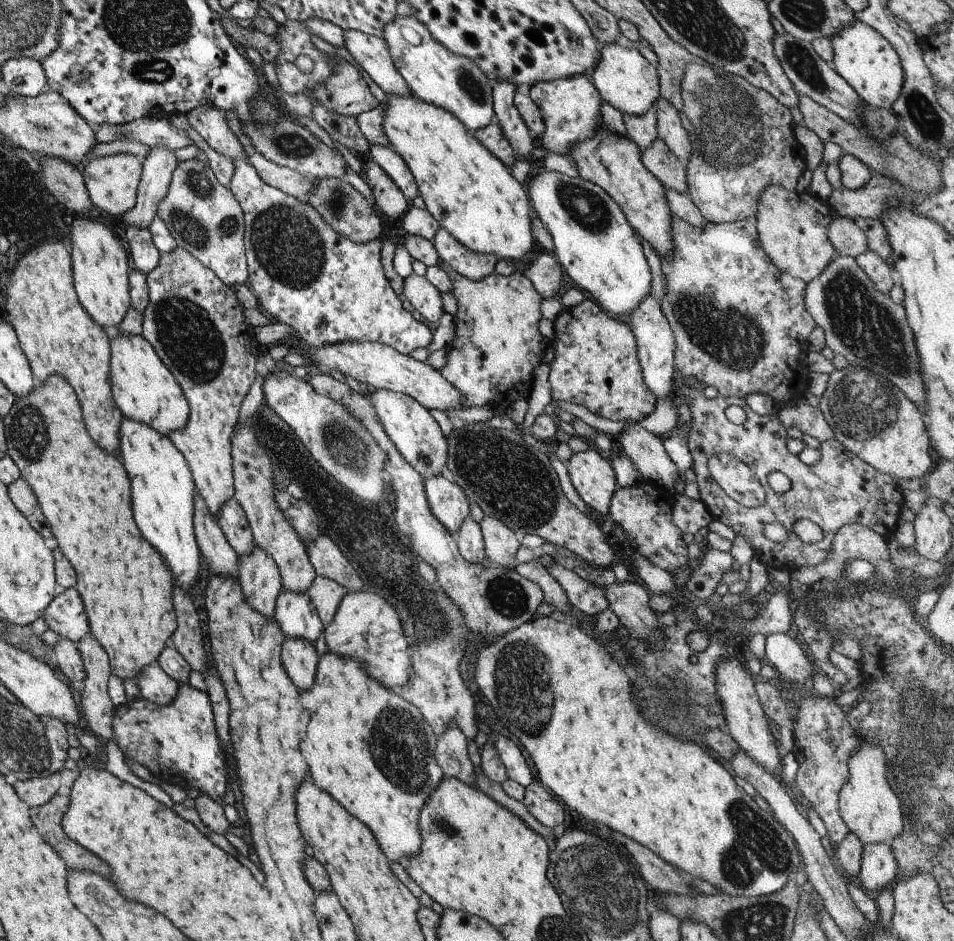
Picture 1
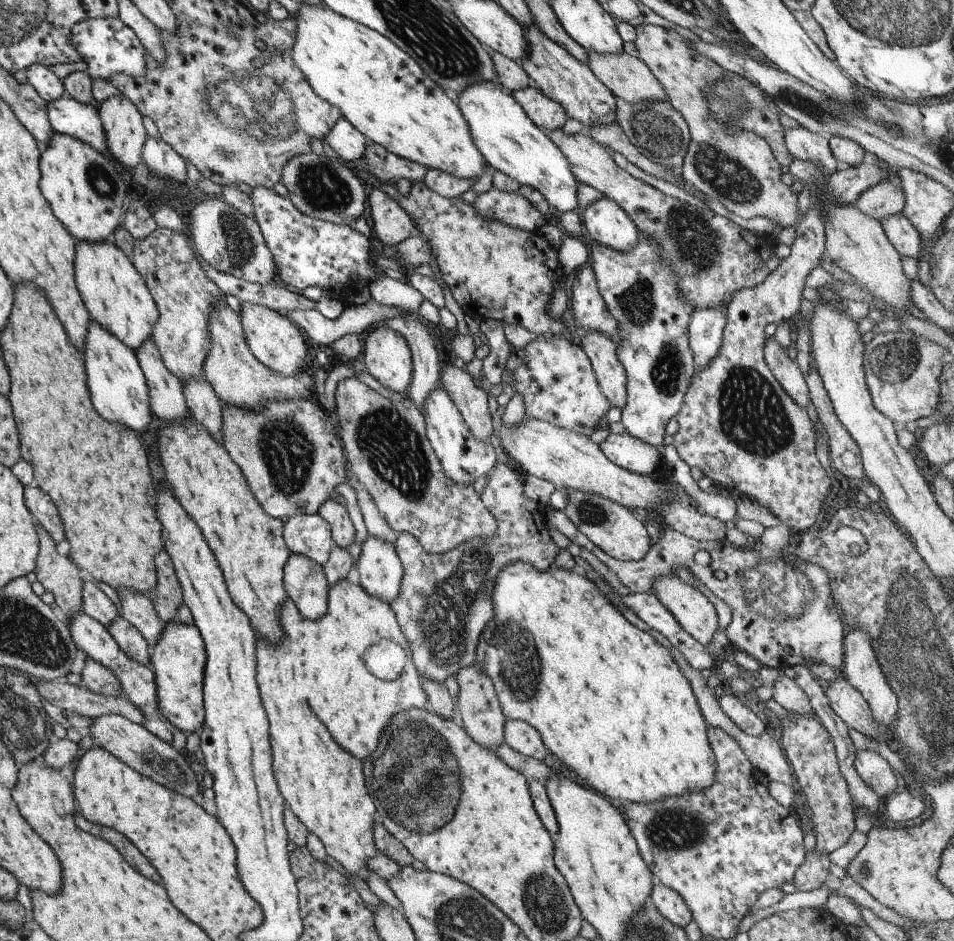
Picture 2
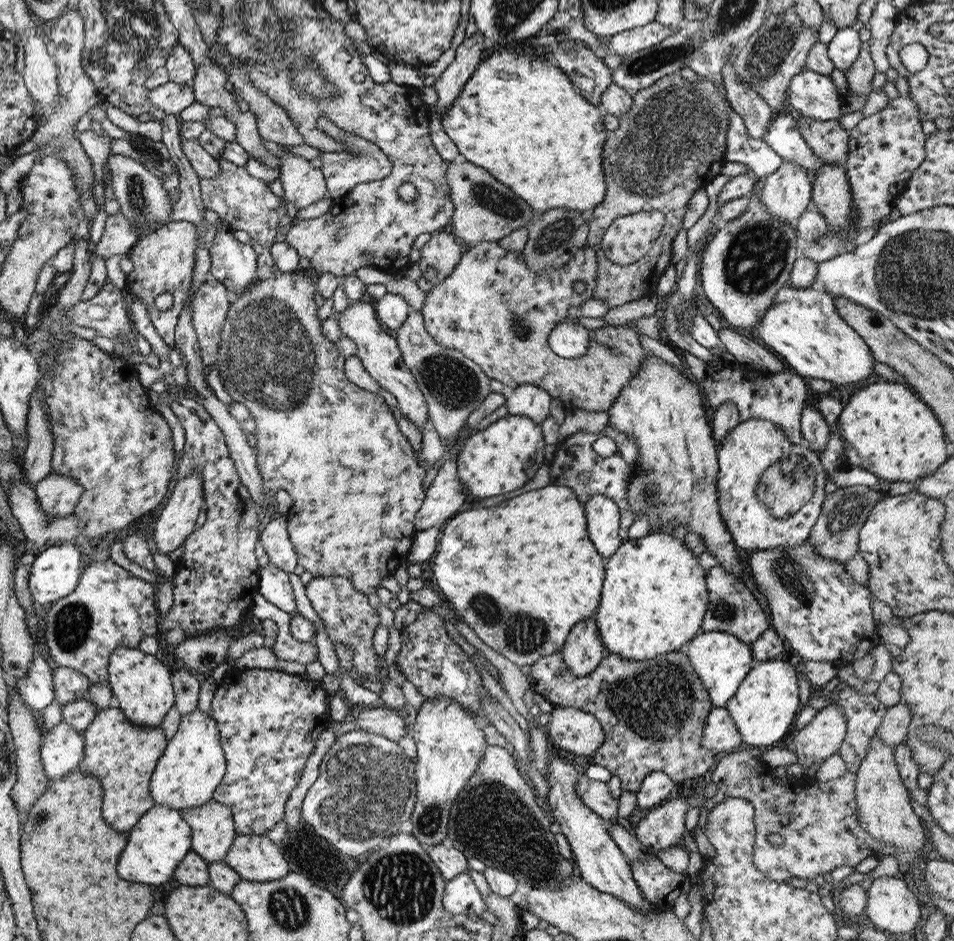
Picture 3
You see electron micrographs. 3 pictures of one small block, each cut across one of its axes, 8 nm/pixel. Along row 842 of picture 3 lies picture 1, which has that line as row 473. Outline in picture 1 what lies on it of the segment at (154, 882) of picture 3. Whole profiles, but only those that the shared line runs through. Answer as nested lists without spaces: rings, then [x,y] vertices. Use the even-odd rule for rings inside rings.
[[[123,416],[118,426],[117,456],[129,476],[131,510],[141,536],[157,548],[171,574],[175,574],[176,585],[189,593],[199,568],[200,550],[192,525],[195,487],[186,460],[168,437]]]

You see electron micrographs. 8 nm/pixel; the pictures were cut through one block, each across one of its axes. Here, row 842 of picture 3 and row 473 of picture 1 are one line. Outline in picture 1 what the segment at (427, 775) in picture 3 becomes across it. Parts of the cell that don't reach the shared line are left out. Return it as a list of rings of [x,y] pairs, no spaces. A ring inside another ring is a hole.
[[[375,389],[366,396],[382,424],[382,429],[388,434],[389,440],[423,479],[439,475],[440,472],[444,473],[448,451],[446,436],[426,408],[410,396],[389,389]]]

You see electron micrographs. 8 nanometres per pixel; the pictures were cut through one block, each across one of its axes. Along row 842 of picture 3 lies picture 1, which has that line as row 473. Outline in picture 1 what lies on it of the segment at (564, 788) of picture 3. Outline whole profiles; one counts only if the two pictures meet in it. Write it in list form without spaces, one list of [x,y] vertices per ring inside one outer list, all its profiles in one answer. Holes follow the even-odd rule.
[[[592,445],[587,450],[573,453],[568,461],[569,464],[567,464],[566,470],[573,488],[579,494],[579,498],[581,498],[588,508],[599,512],[601,516],[608,514],[608,504],[617,487],[615,482],[616,476],[613,472],[613,467],[610,465],[610,461],[602,458]]]

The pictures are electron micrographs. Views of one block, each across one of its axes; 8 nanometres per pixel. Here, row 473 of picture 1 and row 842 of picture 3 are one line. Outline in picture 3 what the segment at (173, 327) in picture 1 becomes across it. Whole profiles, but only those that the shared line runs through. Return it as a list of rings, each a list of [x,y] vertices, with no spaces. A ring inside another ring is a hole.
[[[210,799],[195,808],[183,808],[180,814],[190,826],[190,850],[207,863],[222,860],[236,835],[231,810]]]

